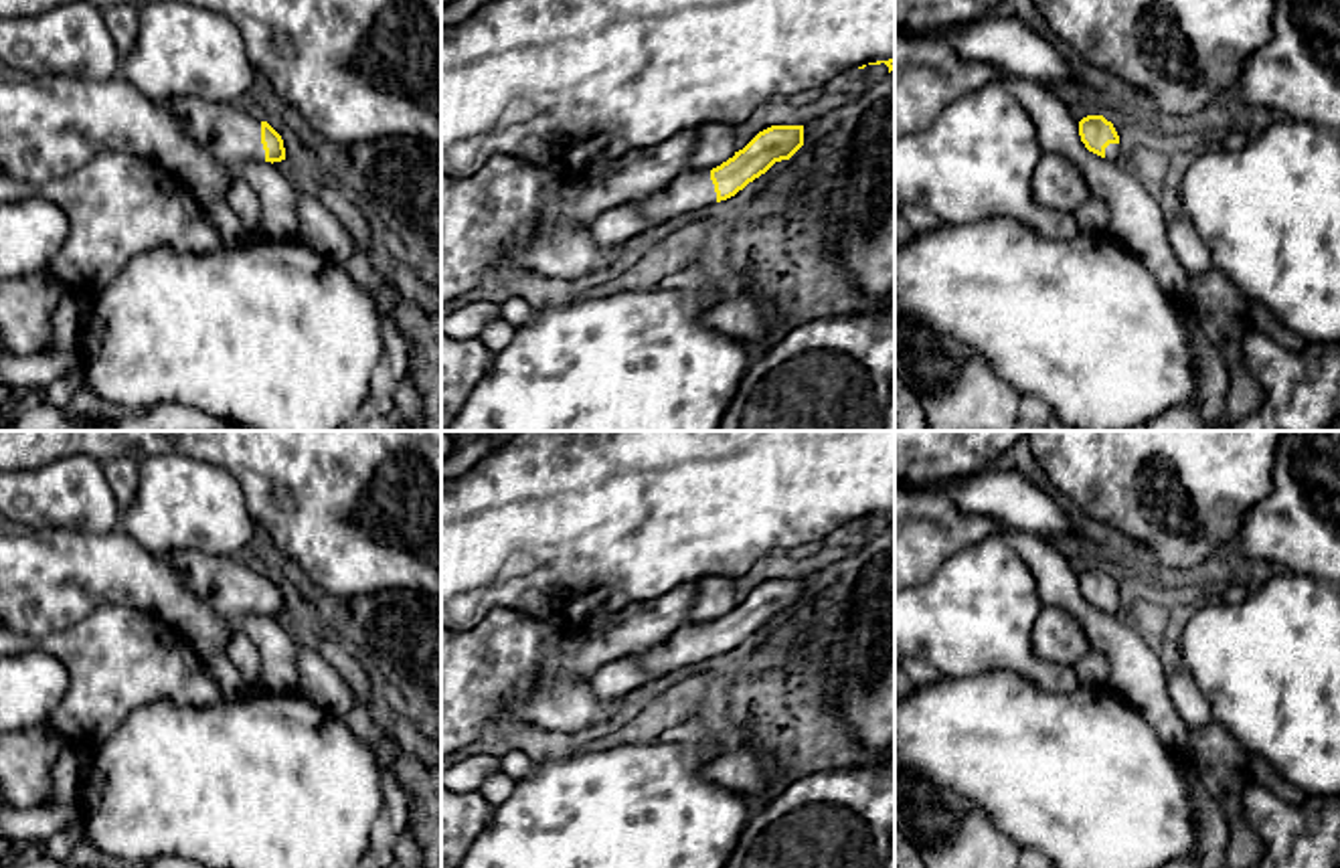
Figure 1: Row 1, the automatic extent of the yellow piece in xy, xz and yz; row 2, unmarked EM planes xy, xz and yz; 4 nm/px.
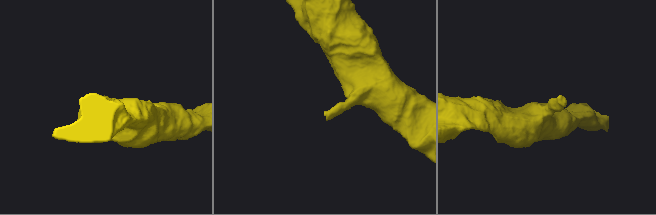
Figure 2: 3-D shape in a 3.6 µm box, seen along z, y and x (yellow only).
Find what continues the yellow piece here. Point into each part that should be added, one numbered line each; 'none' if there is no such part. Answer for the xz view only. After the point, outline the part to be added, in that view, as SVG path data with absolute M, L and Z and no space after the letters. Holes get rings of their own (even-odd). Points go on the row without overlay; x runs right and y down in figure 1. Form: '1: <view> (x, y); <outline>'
1: xz (693, 642); M688 621L668 639L636 656L636 662L652 676L662 678L678 668L717 656L710 623Z

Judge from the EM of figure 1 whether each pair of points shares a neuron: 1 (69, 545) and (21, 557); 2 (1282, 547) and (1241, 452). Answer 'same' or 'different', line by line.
1: same
2: different

